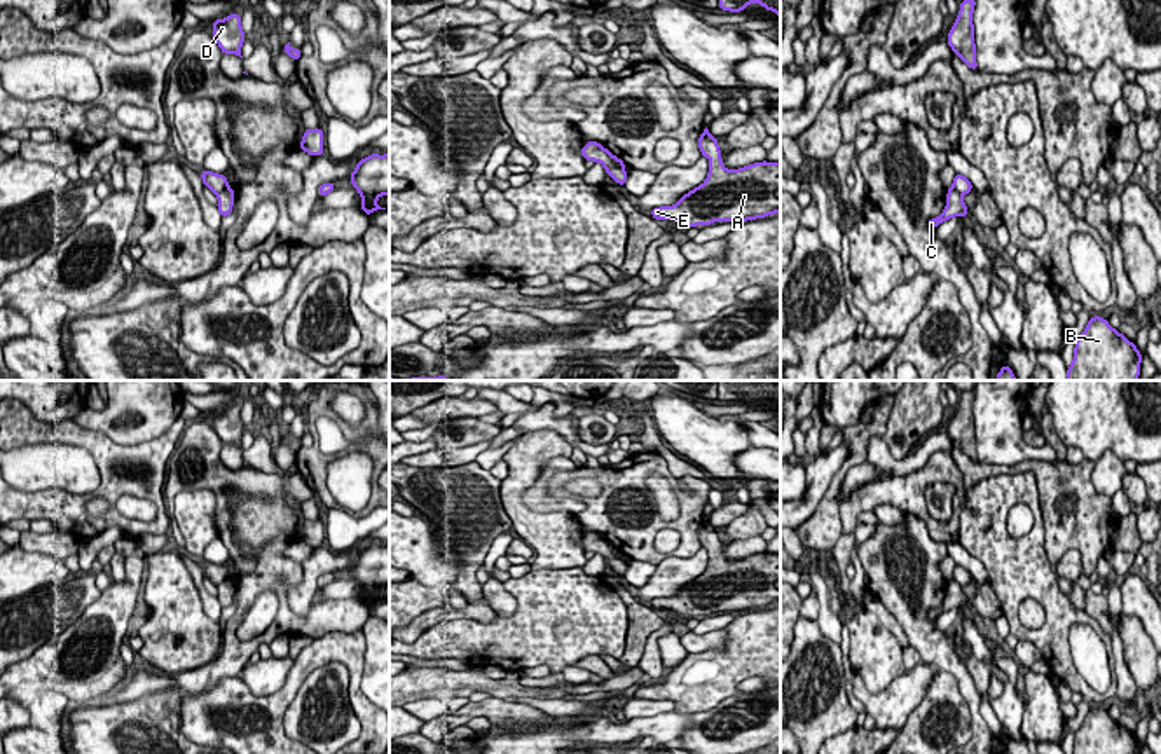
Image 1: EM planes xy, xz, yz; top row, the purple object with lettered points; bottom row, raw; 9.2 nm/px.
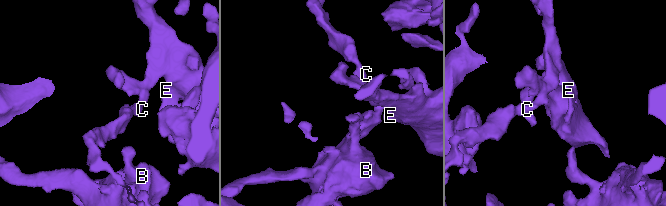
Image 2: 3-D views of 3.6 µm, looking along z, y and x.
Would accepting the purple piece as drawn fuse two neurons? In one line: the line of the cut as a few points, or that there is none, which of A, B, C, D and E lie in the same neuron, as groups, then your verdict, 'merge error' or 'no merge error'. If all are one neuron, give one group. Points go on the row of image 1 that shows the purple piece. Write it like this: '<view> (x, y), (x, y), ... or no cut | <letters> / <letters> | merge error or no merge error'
yz (947, 191), (954, 189), (961, 196) | A B D E / C | merge error

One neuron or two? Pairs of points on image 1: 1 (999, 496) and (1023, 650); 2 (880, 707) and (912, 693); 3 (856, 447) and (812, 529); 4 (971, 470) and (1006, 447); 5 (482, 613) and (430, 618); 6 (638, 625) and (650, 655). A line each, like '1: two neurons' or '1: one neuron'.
1: two neurons
2: one neuron
3: one neuron
4: two neurons
5: one neuron
6: two neurons

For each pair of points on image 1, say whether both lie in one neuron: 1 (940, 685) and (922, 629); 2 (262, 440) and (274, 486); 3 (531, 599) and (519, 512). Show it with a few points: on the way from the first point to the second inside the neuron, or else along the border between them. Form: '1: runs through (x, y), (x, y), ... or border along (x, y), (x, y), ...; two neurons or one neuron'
1: border along (936, 667), (955, 679), (962, 699); two neurons
2: border along (248, 465), (281, 477); two neurons
3: border along (573, 566), (533, 569); two neurons

